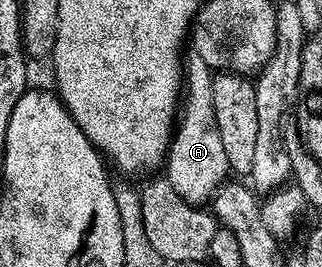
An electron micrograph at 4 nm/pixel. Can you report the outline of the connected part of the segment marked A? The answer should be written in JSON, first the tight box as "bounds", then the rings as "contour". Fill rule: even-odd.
{"bounds":[163,52,231,207],"contour":[[[190,52],[184,58],[183,100],[163,166],[164,180],[169,181],[187,203],[198,207],[212,202],[213,194],[225,184],[231,173],[227,155],[223,152],[223,139],[219,136],[219,123],[215,123],[215,103],[211,92],[213,74],[214,70],[209,69],[197,53]]]}

